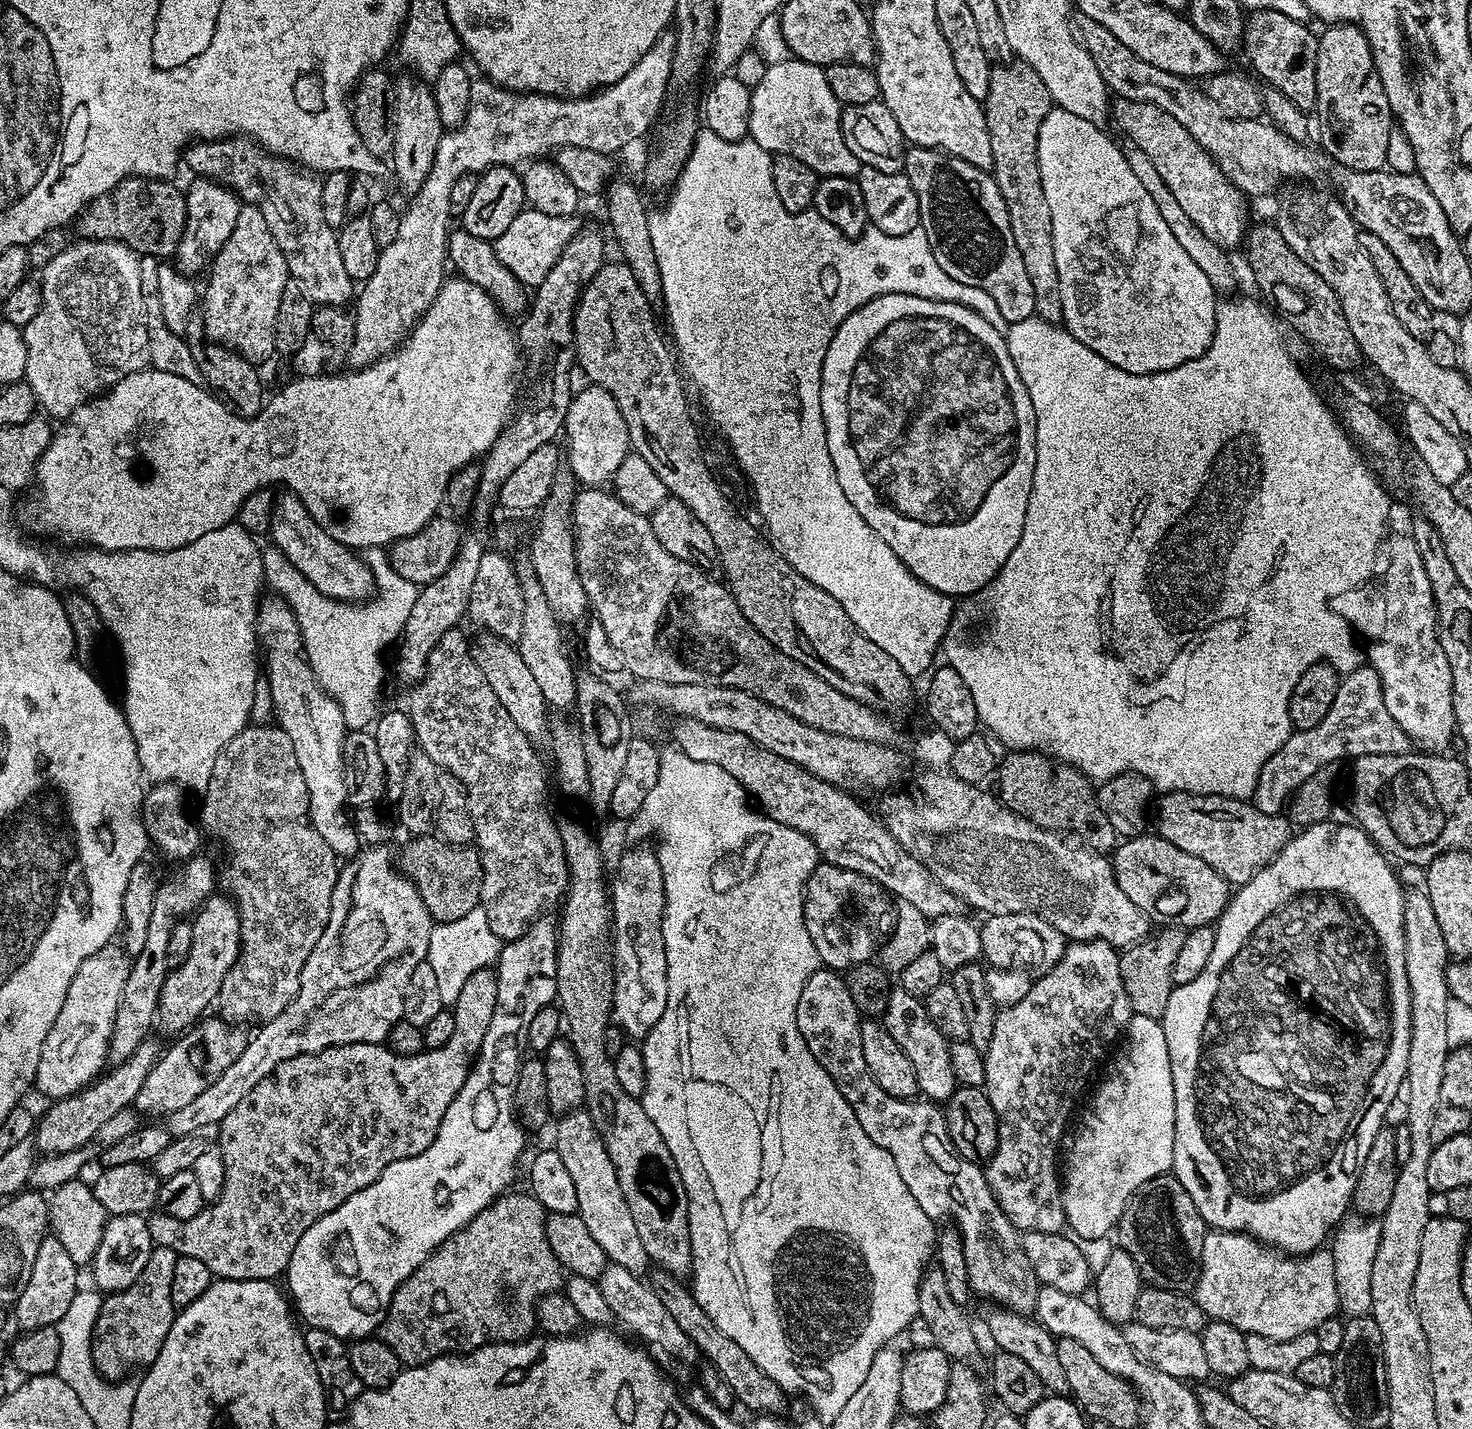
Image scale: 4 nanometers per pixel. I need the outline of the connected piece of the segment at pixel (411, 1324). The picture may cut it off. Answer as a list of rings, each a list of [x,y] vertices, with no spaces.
[[[516,1191],[505,1192],[489,1208],[482,1210],[466,1227],[455,1232],[446,1242],[442,1242],[442,1246],[438,1246],[432,1256],[426,1258],[426,1262],[422,1262],[422,1266],[418,1266],[418,1270],[414,1270],[414,1274],[410,1274],[410,1278],[406,1278],[406,1282],[402,1282],[402,1286],[398,1286],[390,1306],[384,1313],[384,1320],[380,1323],[378,1336],[386,1346],[390,1346],[390,1350],[394,1350],[394,1354],[400,1359],[401,1365],[413,1368],[419,1364],[430,1362],[439,1356],[473,1352],[475,1348],[481,1348],[487,1344],[514,1344],[517,1340],[529,1339],[535,1333],[532,1331],[537,1331],[536,1305],[546,1294],[559,1293],[565,1285],[566,1276],[554,1254],[554,1250],[550,1250],[550,1242],[546,1238],[544,1207],[537,1202],[535,1196],[527,1191],[524,1191],[525,1193]]]

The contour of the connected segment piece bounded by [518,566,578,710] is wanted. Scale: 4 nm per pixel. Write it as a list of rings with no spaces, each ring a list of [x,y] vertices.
[[[531,566],[521,567],[518,572],[522,588],[522,630],[518,647],[522,654],[522,662],[526,662],[530,674],[542,689],[542,698],[547,702],[549,709],[571,709],[576,703],[577,671],[572,670],[572,662],[564,650],[564,632],[562,624],[551,612],[550,604],[546,600],[545,591],[535,576]]]

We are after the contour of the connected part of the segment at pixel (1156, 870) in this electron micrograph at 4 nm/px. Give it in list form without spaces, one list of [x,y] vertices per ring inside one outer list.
[[[1154,832],[1127,837],[1114,848],[1112,870],[1122,892],[1153,923],[1183,928],[1216,923],[1231,899],[1231,887],[1212,866],[1178,849]]]

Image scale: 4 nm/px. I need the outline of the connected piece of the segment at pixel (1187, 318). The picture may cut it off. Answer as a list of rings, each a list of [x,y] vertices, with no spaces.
[[[1055,106],[1048,111],[1046,118],[1042,118],[1042,130],[1038,130],[1038,170],[1042,178],[1042,194],[1046,194],[1046,203],[1050,205],[1050,222],[1054,226],[1054,262],[1058,265],[1058,283],[1062,286],[1062,324],[1071,336],[1082,342],[1082,346],[1090,346],[1090,350],[1094,350],[1098,358],[1106,358],[1109,369],[1129,377],[1153,376],[1159,372],[1174,370],[1206,354],[1216,333],[1218,293],[1210,278],[1206,278],[1206,274],[1198,270],[1198,265],[1190,259],[1190,254],[1186,254],[1186,250],[1182,250],[1182,245],[1175,240],[1174,234],[1170,234],[1166,218],[1162,218],[1162,214],[1158,214],[1158,206],[1154,206],[1154,198],[1150,198],[1146,186],[1142,186],[1134,170],[1130,170],[1130,162],[1126,162],[1123,147],[1119,143],[1116,145],[1104,131],[1101,125],[1086,122],[1086,118],[1078,118],[1078,114],[1070,114],[1070,110]]]

